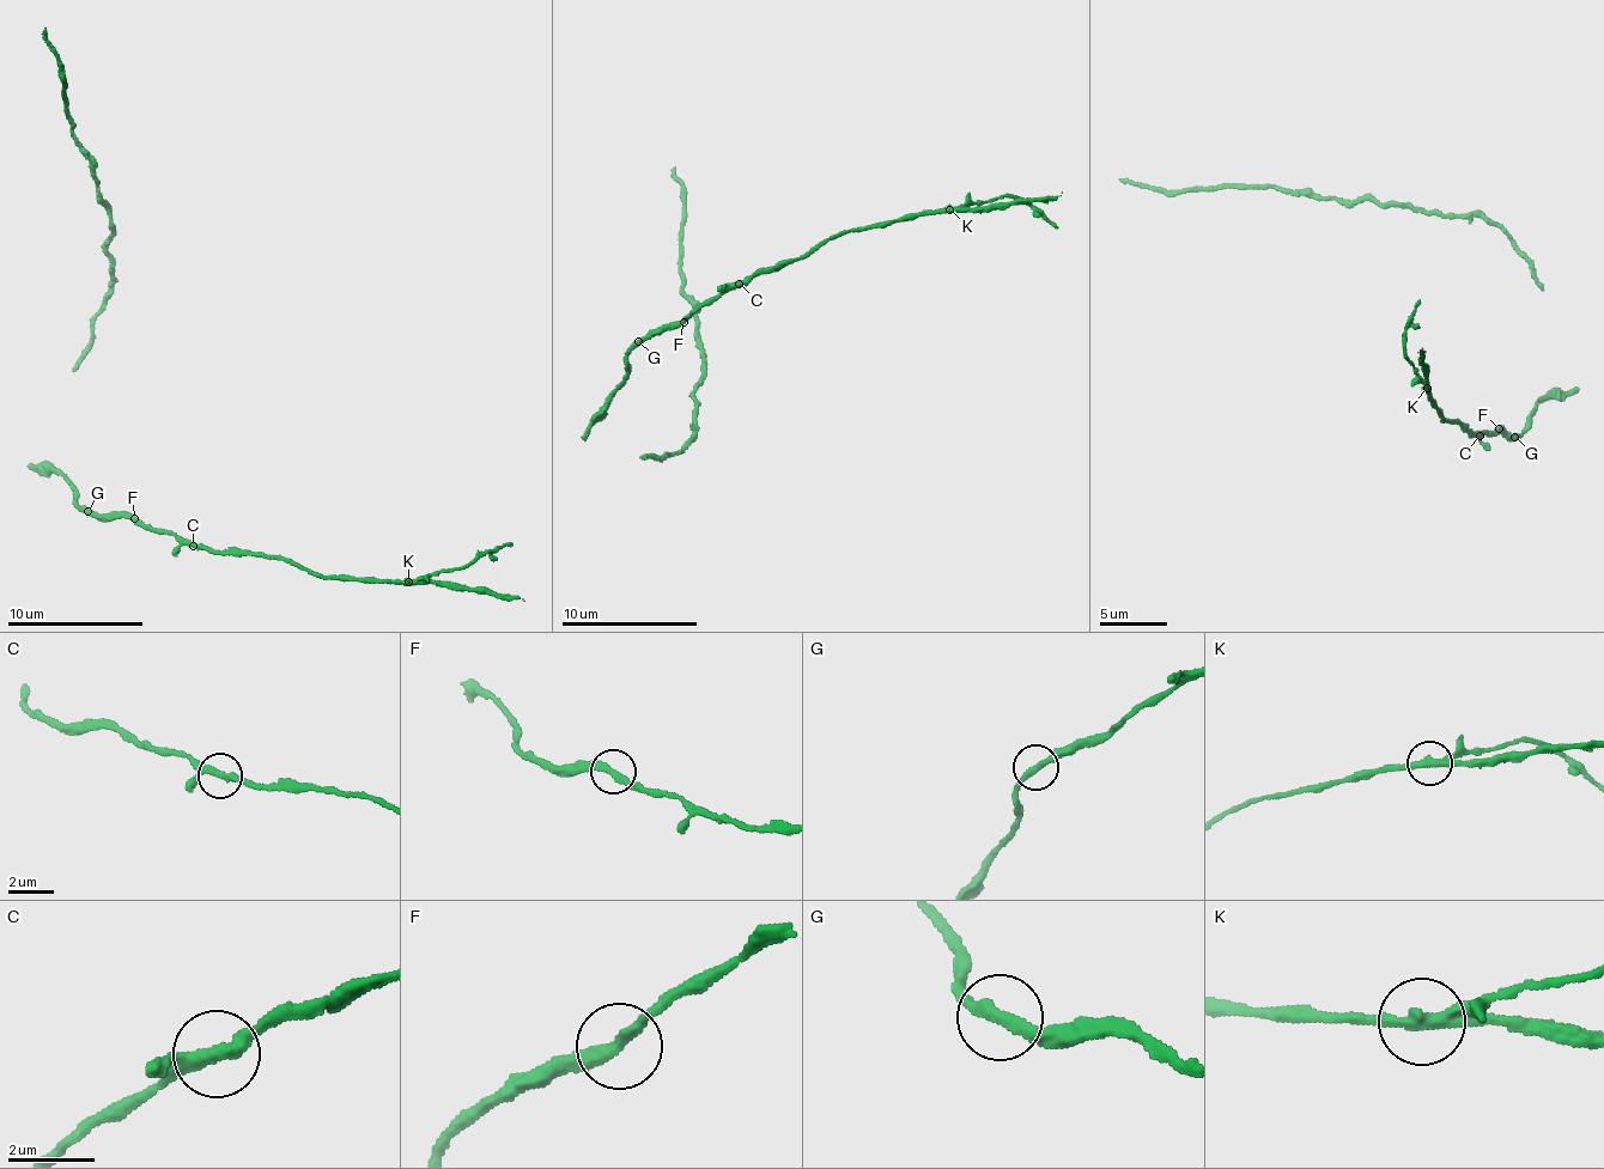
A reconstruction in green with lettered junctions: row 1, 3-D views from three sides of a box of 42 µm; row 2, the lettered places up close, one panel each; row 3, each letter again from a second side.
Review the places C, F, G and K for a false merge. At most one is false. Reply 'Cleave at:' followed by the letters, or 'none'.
Cleave at: K

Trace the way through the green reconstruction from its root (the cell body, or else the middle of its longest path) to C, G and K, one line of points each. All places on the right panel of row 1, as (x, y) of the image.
C: (1565, 393), (1538, 402), (1530, 413), (1526, 432), (1510, 436), (1504, 425), (1494, 433), (1481, 430), (1480, 436)
G: (1565, 393), (1538, 402), (1530, 413), (1530, 427), (1514, 437)
K: (1565, 393), (1538, 402), (1530, 427), (1510, 436), (1504, 425), (1470, 432), (1458, 416), (1443, 420), (1428, 388)

